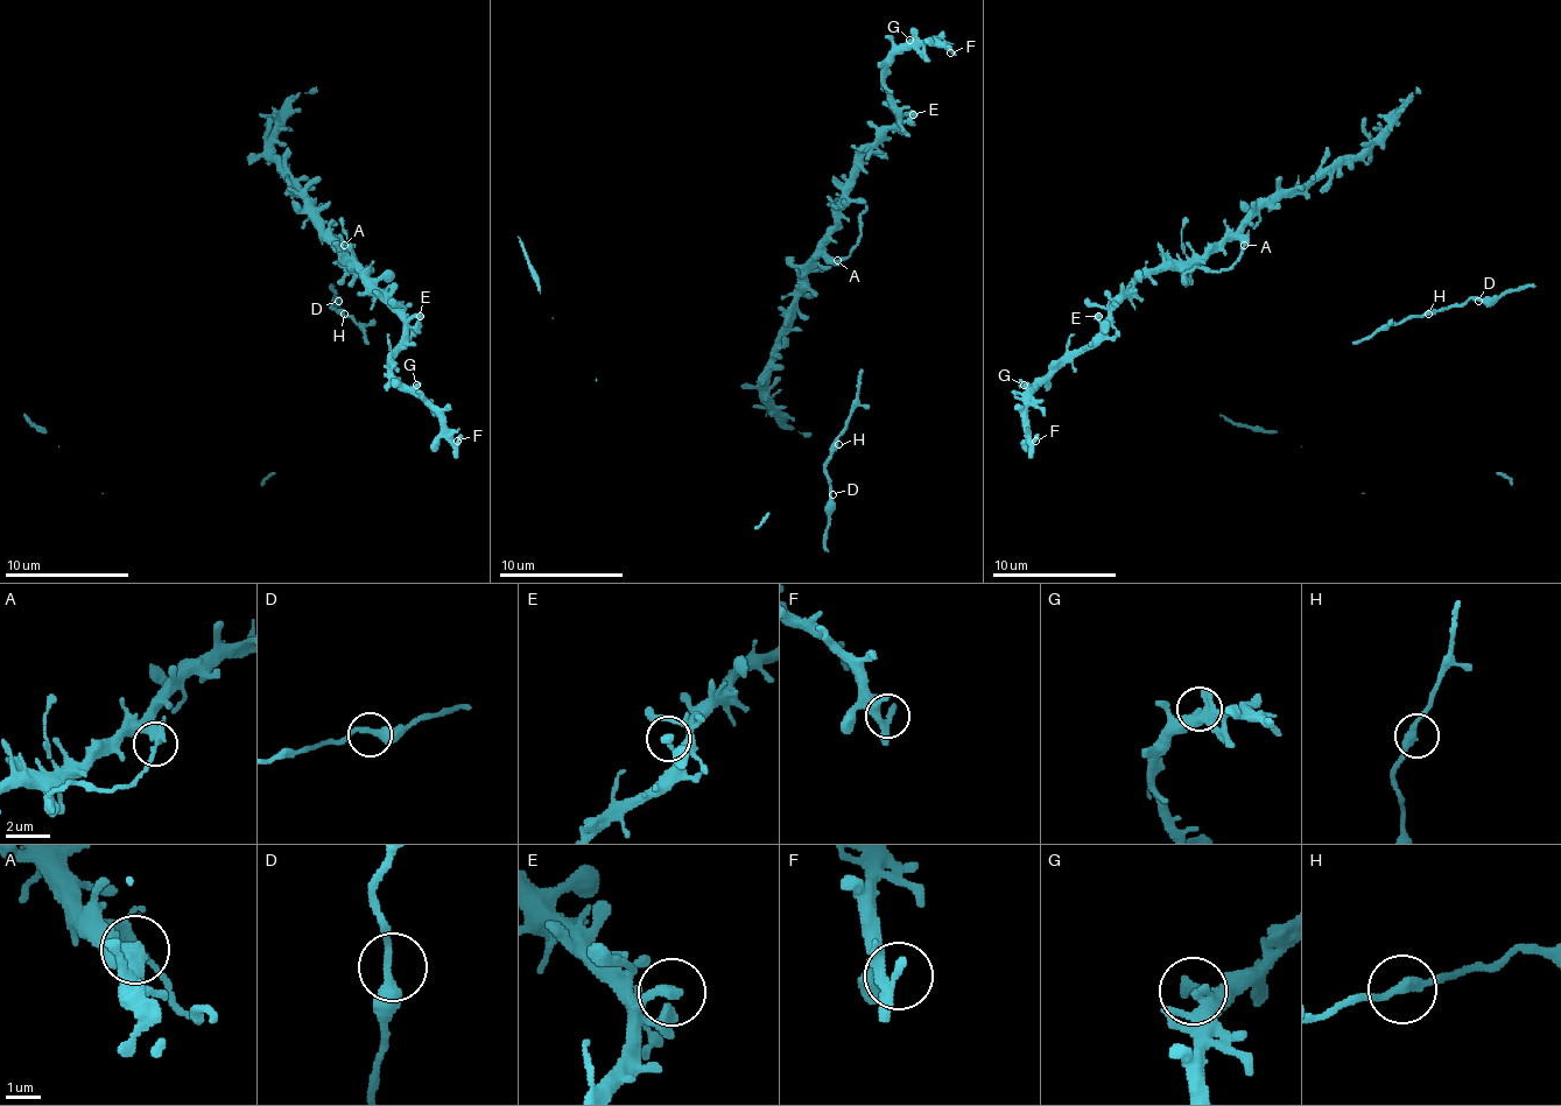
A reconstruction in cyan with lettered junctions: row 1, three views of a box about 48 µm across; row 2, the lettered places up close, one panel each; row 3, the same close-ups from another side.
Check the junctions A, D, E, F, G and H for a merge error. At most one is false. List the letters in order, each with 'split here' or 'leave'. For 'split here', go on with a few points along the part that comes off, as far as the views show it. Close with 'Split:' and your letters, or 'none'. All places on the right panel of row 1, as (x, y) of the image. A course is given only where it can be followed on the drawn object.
A: split here; course (1244, 245), (1225, 269), (1188, 269), (1182, 275)
D: leave
E: leave
F: leave
G: leave
H: leave
Split: A

